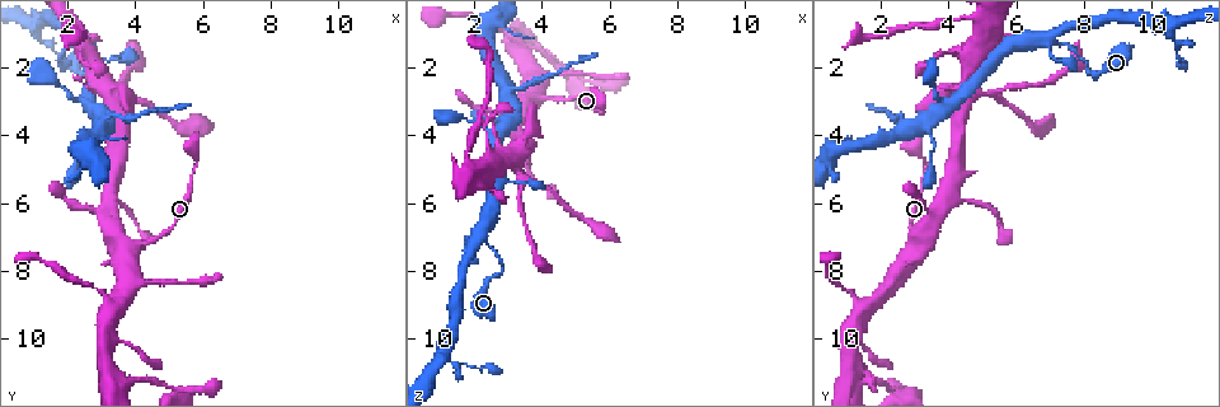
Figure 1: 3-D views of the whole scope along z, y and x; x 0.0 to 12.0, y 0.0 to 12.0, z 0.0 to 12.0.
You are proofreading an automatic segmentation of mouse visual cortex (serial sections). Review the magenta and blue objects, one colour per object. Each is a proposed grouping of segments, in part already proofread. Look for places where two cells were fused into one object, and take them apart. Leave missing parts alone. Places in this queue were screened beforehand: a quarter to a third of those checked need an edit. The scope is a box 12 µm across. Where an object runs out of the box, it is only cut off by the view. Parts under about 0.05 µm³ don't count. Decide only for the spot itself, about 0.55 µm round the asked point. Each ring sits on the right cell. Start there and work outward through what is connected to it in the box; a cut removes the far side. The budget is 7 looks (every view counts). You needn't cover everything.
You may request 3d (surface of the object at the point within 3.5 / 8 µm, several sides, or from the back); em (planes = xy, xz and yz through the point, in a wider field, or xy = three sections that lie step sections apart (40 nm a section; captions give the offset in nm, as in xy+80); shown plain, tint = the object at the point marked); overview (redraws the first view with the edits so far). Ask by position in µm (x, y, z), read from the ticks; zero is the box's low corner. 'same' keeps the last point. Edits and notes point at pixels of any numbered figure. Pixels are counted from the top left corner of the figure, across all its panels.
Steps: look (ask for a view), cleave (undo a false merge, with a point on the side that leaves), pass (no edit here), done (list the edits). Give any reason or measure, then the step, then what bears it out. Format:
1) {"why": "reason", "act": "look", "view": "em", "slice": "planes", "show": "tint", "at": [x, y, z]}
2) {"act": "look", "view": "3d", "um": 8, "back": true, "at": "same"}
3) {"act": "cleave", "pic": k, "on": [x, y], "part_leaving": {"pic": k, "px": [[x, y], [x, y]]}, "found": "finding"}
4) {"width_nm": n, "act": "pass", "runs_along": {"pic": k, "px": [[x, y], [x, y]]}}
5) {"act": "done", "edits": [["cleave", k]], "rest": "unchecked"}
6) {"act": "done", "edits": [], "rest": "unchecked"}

{"why": "three-way junction", "act": "look", "view": "3d", "um": 3.5, "at": [2.2, 1.1, 7.1]}

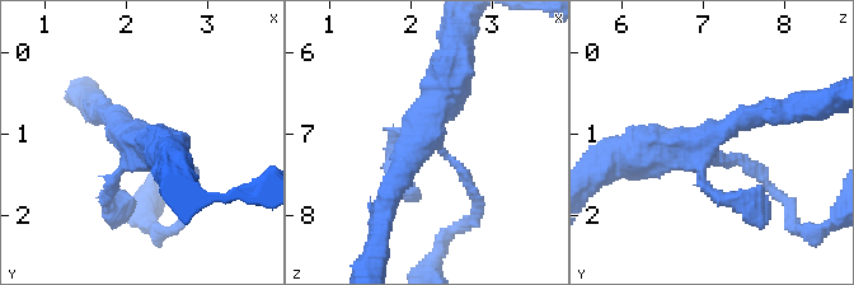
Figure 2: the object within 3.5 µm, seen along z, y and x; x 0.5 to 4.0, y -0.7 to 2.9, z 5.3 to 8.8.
{"act": "look", "view": "em", "slice": "xy", "step": 5, "show": "tint", "at": [2.25, 1.10, 7.00]}

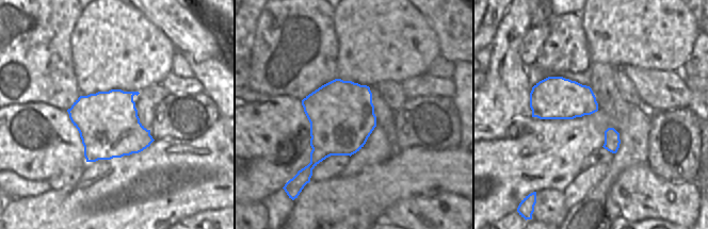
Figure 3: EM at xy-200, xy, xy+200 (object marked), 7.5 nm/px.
{"why": "cut it another way", "act": "look", "view": "em", "slice": "xy", "step": 3, "show": "tint", "at": "same"}

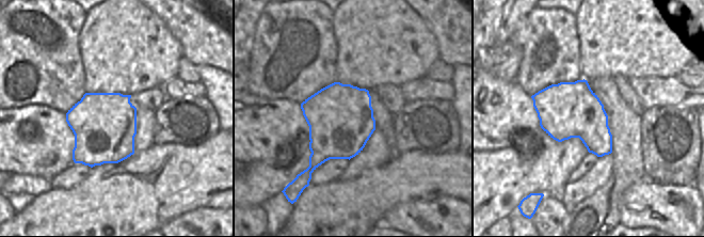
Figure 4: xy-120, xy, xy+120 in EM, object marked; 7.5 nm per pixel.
{"act": "pass", "runs_along": {"pic": 2, "px": [[763, 180], [704, 144], [627, 157]]}, "found": "one cell here"}

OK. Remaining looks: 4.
{"act": "look", "view": "3d", "um": 3.5, "at": [3.1, 3.7, 3.1]}

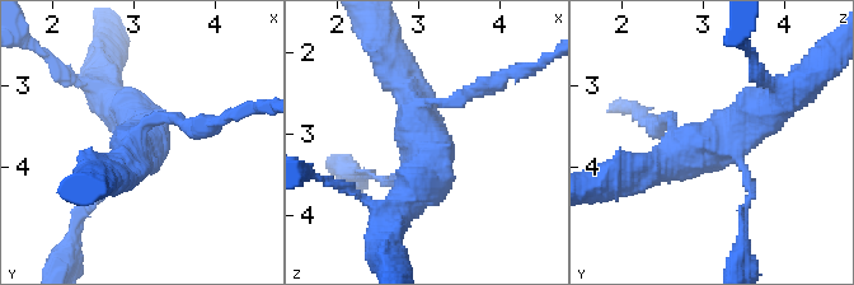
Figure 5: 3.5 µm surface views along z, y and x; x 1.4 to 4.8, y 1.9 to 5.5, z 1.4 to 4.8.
{"arms": 4, "arm_widths_nm": [150, 150, 450, 450], "act": "look", "view": "em", "slice": "xy", "step": 5, "show": "plain", "at": [3.10, 3.75, 3.10]}

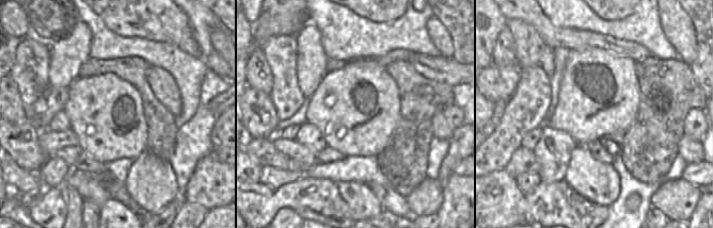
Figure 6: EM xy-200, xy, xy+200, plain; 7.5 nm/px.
{"why": "with the object marked", "act": "look", "view": "em", "slice": "xy", "step": 5, "show": "tint", "at": "same"}

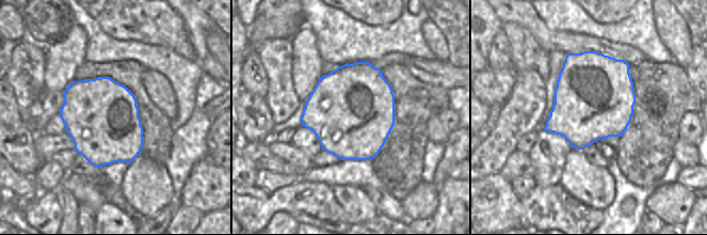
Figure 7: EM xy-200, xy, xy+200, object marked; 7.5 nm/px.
{"act": "cleave", "pic": 5, "on": [473, 93], "part_leaving": {"pic": 5, "px": [[430, 103], [535, 68]]}, "found": "two cells meet here"}

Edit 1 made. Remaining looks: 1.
{"act": "done", "edits": [["cleave", 5]], "rest": "unchecked"}

